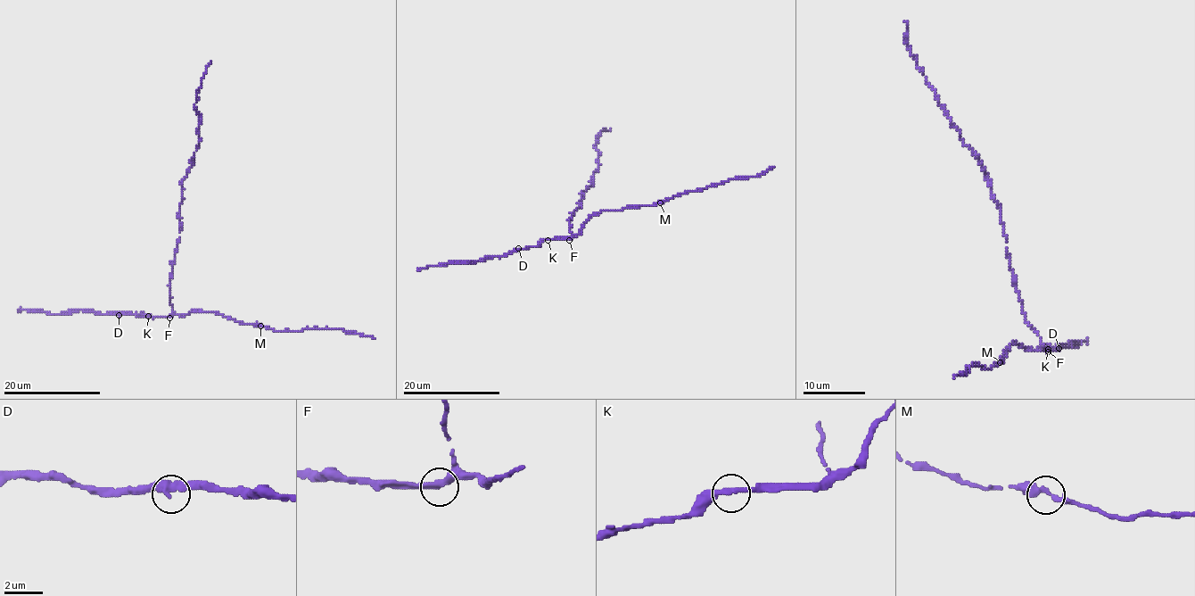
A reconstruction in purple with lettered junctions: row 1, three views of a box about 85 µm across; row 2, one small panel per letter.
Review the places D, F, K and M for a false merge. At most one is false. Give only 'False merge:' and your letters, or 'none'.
False merge: none

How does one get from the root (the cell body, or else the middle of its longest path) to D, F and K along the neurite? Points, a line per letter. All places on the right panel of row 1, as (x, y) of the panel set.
D: (1021, 308), (1026, 321), (1038, 335), (1046, 350), (1059, 348)
F: (1021, 308), (1026, 321), (1048, 351)
K: (1021, 308), (1026, 321), (1048, 350)

